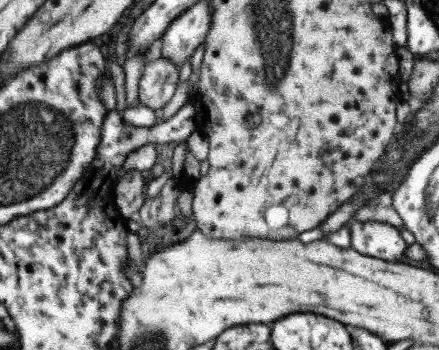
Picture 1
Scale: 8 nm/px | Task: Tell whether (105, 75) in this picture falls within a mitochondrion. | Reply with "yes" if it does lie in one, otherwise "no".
no

